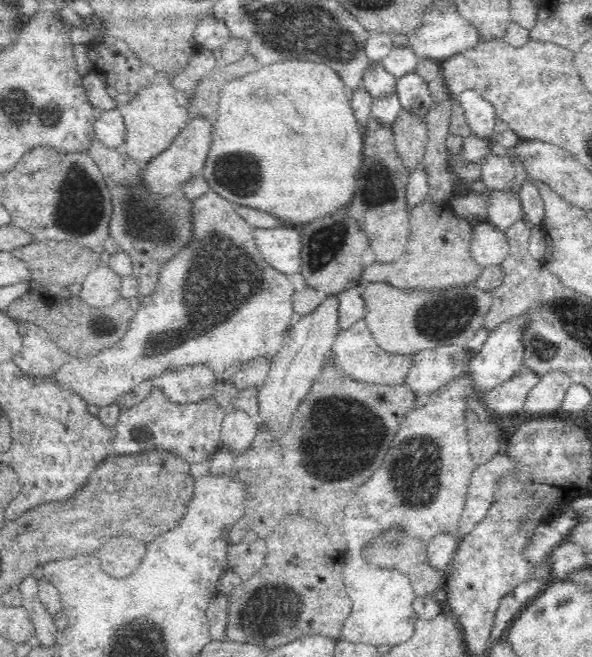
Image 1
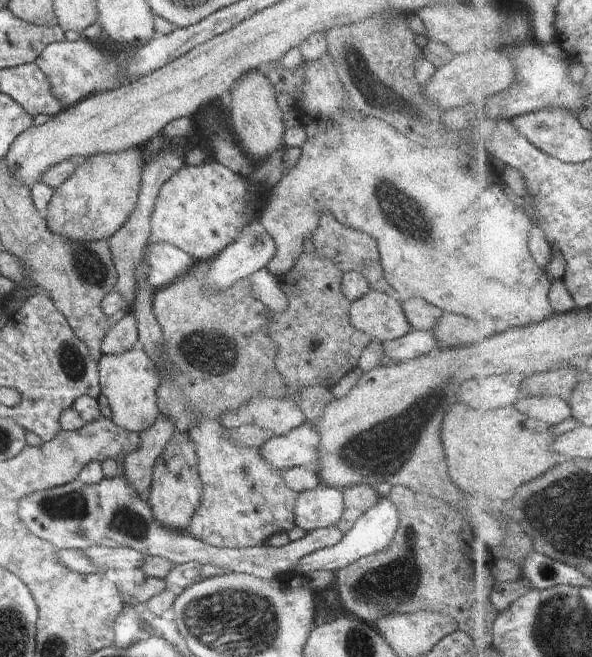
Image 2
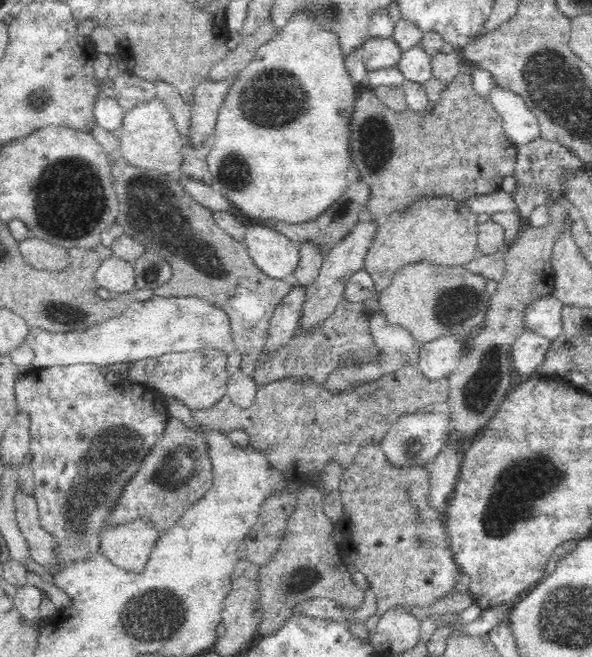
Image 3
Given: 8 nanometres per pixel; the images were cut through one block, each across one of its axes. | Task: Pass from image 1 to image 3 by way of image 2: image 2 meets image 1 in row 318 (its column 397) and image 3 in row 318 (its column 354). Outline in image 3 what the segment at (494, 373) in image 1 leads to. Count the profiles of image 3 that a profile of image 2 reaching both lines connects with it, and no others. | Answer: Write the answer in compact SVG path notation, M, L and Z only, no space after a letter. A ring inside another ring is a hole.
M553 294L535 298L526 310L523 310L525 330L537 332L550 340L557 339L562 334L563 308L563 302Z

